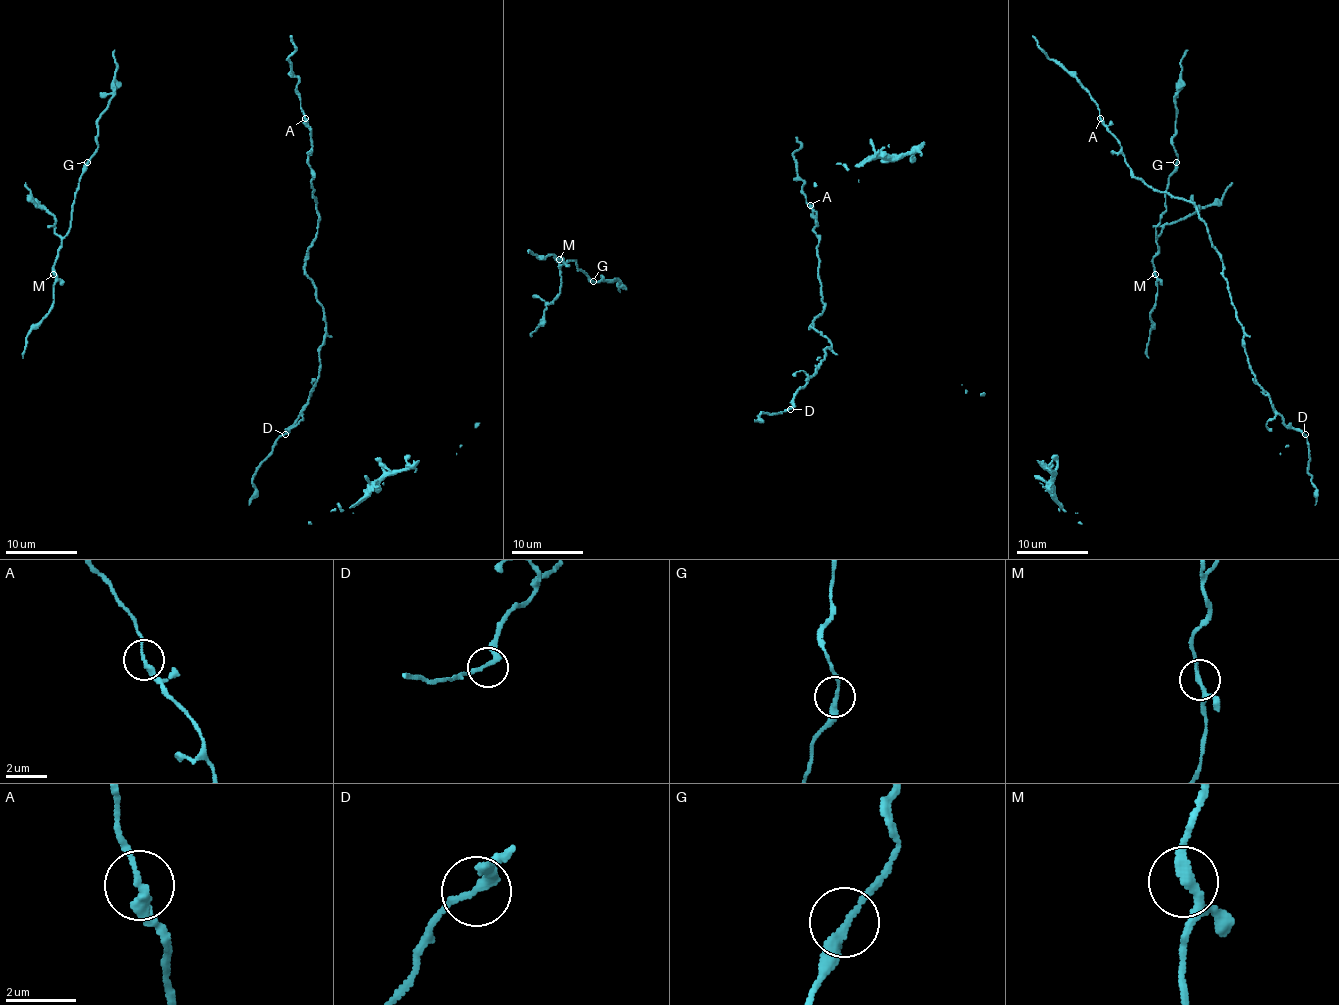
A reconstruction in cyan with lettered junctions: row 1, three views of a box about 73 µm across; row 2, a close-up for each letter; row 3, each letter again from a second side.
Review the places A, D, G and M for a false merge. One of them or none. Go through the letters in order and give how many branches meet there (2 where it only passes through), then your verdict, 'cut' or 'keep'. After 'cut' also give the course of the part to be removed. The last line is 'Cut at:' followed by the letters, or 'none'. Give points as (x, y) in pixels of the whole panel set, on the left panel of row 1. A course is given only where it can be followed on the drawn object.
A: 2 | keep
D: 2 | keep
G: 2 | keep
M: 2 | keep
Cut at: none

